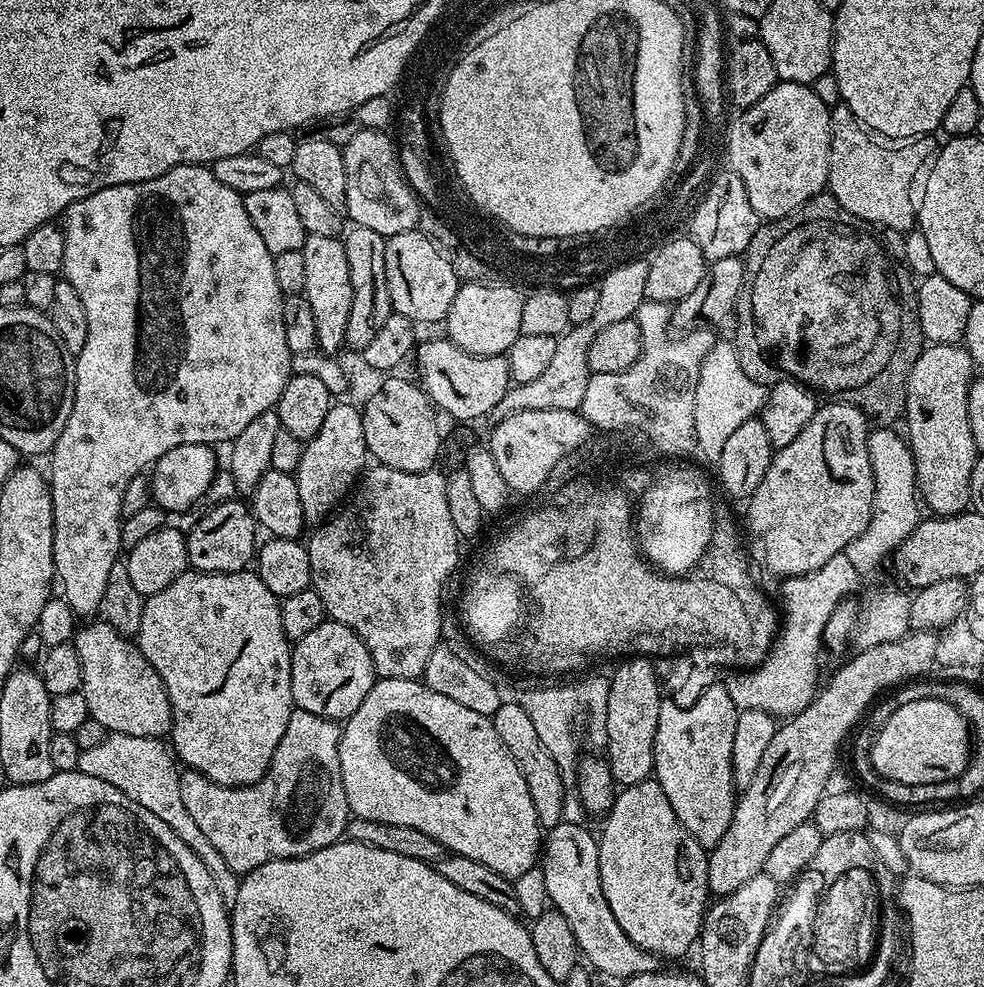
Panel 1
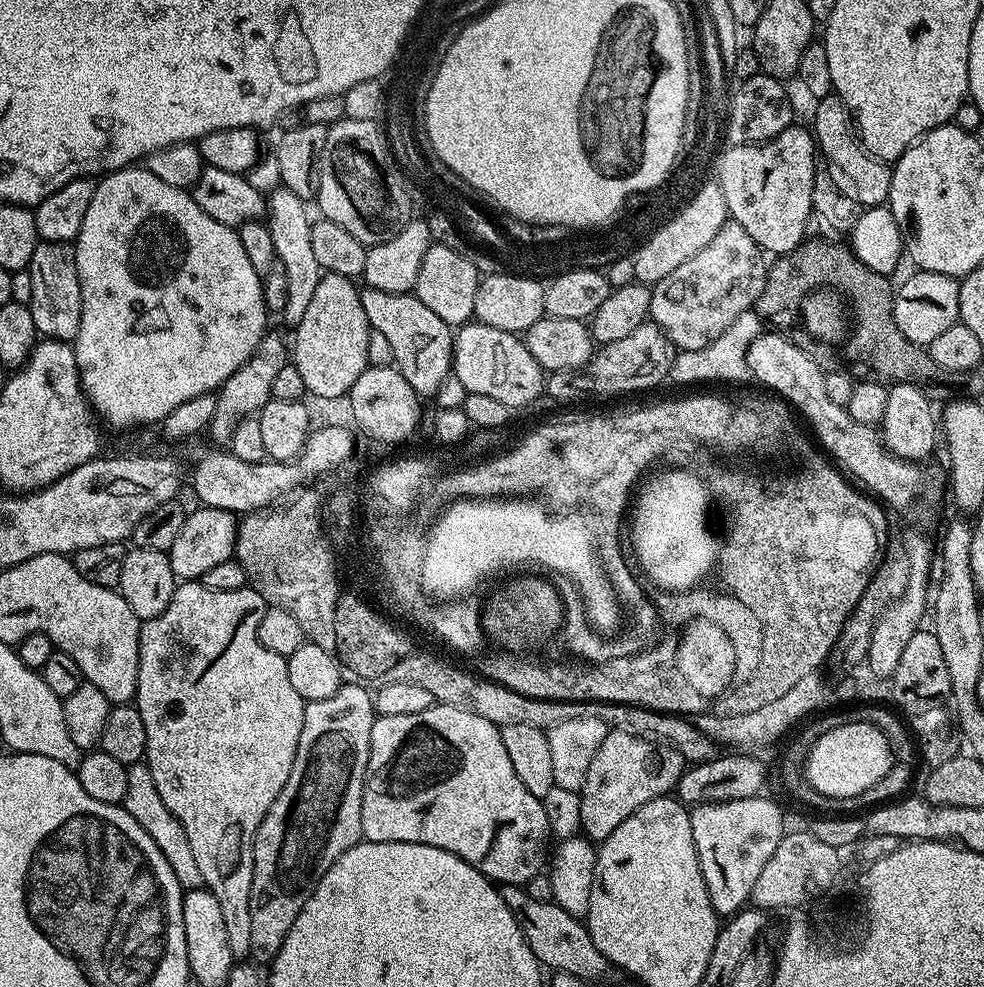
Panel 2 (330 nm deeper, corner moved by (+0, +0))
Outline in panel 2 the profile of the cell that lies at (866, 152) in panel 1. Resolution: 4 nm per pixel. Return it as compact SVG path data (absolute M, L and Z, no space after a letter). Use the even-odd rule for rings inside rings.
M835 94L819 97L815 101L816 109L812 112L810 131L816 137L816 147L819 155L824 156L844 175L844 180L849 184L851 195L856 197L865 209L887 205L892 181L892 168L883 160L877 160L860 143L854 131L852 112L842 102L842 98Z

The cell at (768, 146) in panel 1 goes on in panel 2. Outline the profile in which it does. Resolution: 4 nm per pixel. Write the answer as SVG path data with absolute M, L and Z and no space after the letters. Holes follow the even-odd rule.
M793 126L782 130L768 144L767 148L740 148L728 156L726 171L724 171L724 186L728 195L730 214L733 221L758 242L768 254L783 254L794 251L799 244L805 243L804 231L808 228L808 219L813 219L812 191L814 182L818 179L816 172L816 160L818 161L818 149L816 137L807 127Z

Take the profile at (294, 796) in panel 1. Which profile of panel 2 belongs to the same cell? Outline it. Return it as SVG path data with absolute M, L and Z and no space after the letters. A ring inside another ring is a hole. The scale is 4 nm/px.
M360 682L341 683L340 689L330 698L310 700L305 703L302 718L302 734L298 738L298 750L294 754L294 766L282 794L274 798L274 806L258 826L252 839L252 865L254 882L250 890L250 922L254 922L252 932L251 959L257 965L271 965L278 954L294 918L306 906L310 894L322 882L322 874L334 866L334 862L346 850L361 843L362 830L362 794L364 793L364 775L370 758L370 730L368 711L374 707L374 696L367 692Z

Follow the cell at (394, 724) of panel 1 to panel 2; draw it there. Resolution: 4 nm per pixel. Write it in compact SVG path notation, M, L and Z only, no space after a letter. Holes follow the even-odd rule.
M433 703L431 708L422 710L419 714L377 716L374 726L370 730L370 758L368 759L368 769L364 775L362 830L365 841L410 842L411 844L438 846L438 850L446 850L450 854L462 858L497 885L519 884L523 886L527 880L539 876L545 871L546 861L550 856L550 844L548 846L550 833L543 799L530 794L530 790L526 790L526 786L522 786L518 774L514 774L514 765L510 763L510 757L506 754L506 746L502 746L502 734L498 725L494 722L486 722L486 718L478 718L478 714L470 714L470 710L458 710L458 706L446 706L445 704Z

